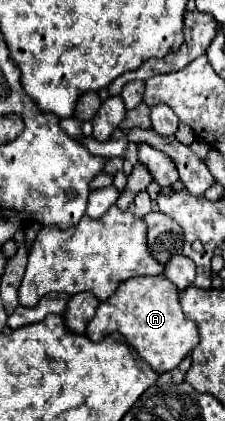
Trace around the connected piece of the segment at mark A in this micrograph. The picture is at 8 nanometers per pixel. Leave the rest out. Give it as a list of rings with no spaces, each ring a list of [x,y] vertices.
[[[166,276],[130,278],[118,286],[114,296],[100,302],[96,316],[88,322],[86,336],[100,342],[106,332],[120,332],[156,374],[174,370],[200,342],[196,324],[180,310],[178,290]]]

